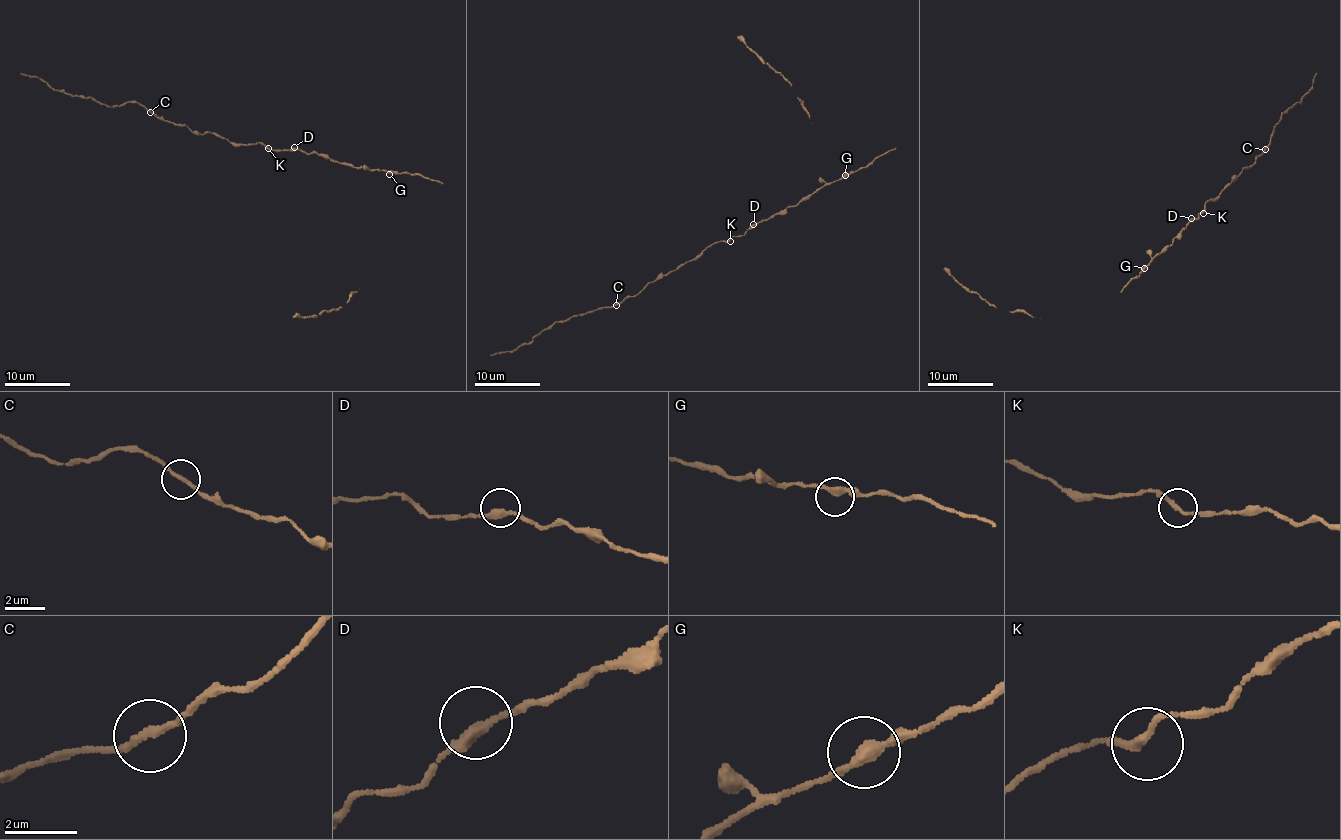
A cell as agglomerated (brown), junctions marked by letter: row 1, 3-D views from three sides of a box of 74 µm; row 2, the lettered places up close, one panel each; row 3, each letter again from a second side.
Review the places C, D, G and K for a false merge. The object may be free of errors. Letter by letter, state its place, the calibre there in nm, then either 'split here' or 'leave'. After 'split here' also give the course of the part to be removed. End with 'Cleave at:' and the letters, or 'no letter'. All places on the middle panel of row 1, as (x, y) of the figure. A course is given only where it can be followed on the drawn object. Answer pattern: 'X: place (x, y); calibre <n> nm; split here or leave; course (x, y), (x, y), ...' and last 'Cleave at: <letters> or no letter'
C: place (616, 305); calibre 200 nm; leave
D: place (753, 224); calibre 280 nm; leave
G: place (845, 175); calibre 320 nm; leave
K: place (730, 241); calibre 200 nm; leave
Cleave at: no letter

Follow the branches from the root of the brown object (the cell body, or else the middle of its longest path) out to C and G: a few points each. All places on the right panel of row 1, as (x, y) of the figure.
C: (1192, 220), (1199, 216), (1208, 199), (1218, 196), (1242, 168), (1254, 162), (1266, 149)
G: (1192, 220), (1175, 237), (1173, 245), (1144, 268)

